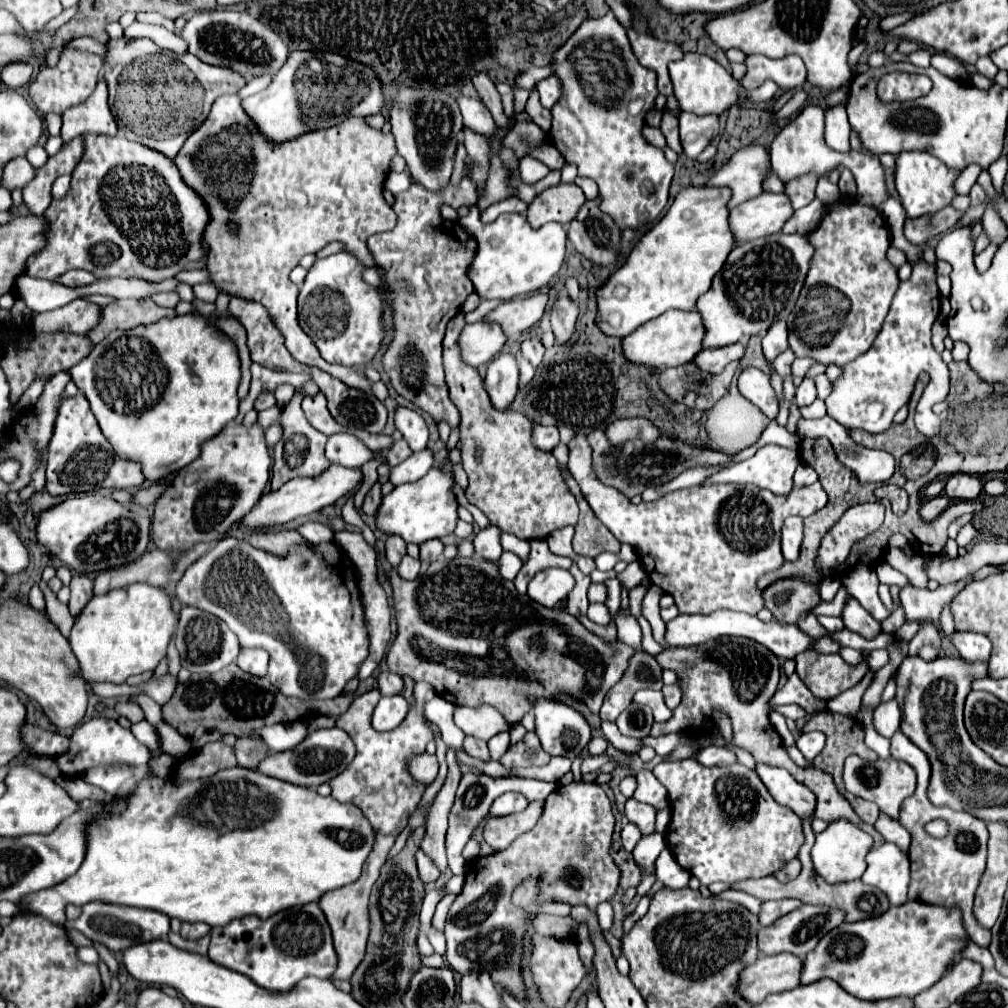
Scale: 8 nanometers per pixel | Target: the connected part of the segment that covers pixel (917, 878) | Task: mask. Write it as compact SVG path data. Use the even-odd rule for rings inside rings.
M901 731L891 737L891 757L909 763L917 773L917 789L913 797L905 799L901 807L901 825L911 833L911 847L909 847L909 861L911 861L911 885L909 885L909 899L941 905L941 907L957 907L963 913L963 927L967 935L981 947L989 945L991 931L983 929L975 923L973 917L973 899L981 880L981 873L985 873L987 861L987 823L973 817L967 811L953 811L947 807L935 807L927 799L927 785L931 777L929 759L923 751L909 741ZM931 819L945 819L949 823L949 833L943 839L935 839L925 833L923 825Z

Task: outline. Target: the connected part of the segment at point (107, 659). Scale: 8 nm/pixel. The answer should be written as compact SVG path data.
M135 583L119 591L95 595L75 619L71 631L71 649L79 661L81 675L85 681L125 683L131 675L155 669L167 653L177 623L179 613L173 611L173 599L149 583Z

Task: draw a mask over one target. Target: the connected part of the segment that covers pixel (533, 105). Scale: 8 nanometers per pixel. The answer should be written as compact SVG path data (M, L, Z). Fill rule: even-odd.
M531 89L531 97L527 101L525 111L527 111L527 115L531 117L533 123L537 123L543 131L549 131L549 127L551 127L551 111L545 109L545 107L541 107L539 95L537 95L535 89Z

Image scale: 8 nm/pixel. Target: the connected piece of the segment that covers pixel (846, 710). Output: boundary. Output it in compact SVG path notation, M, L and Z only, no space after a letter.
M867 673L867 675L863 677L863 681L859 681L855 687L851 687L849 691L843 691L843 695L837 695L837 697L829 699L829 701L827 701L827 707L829 707L831 711L835 711L835 713L855 717L855 713L857 713L859 707L861 707L861 697L863 697L865 689L869 687L871 679L873 679L873 673Z

